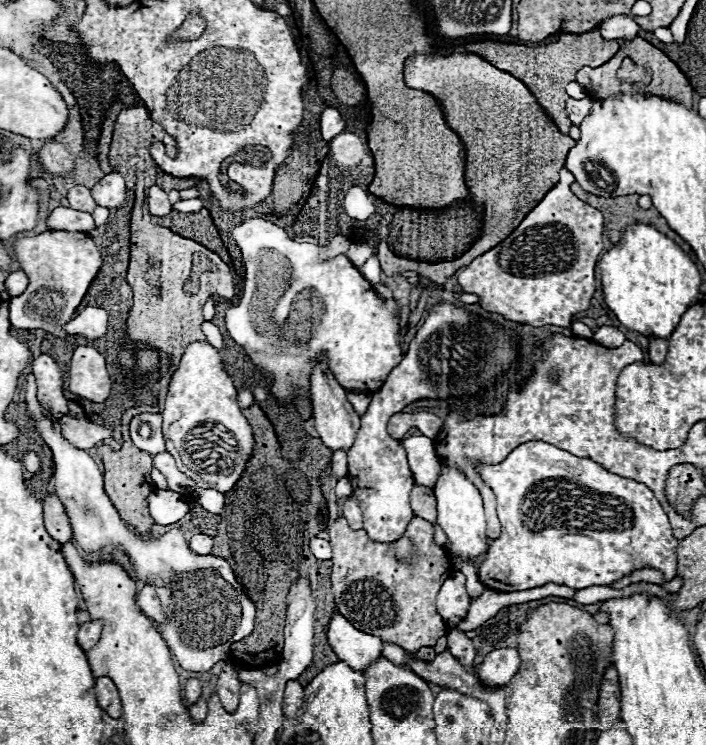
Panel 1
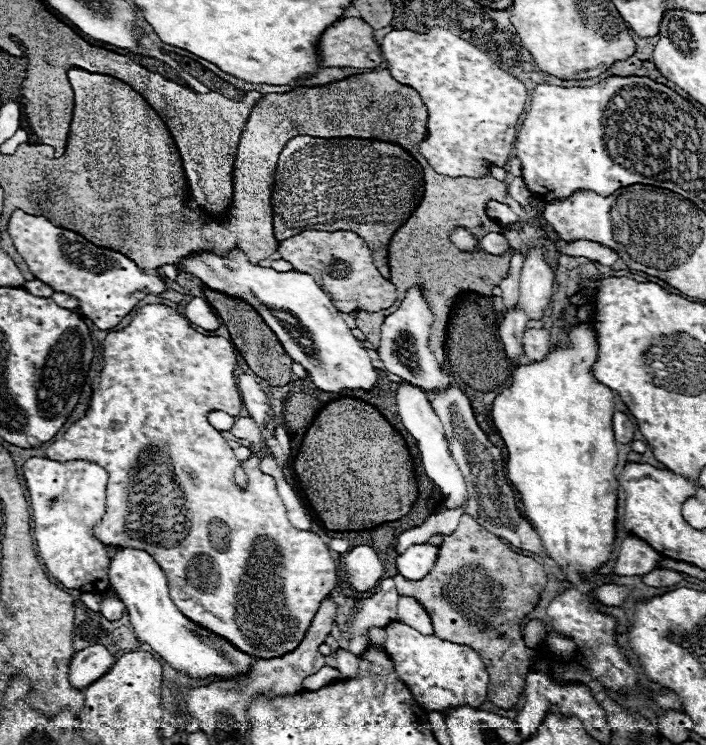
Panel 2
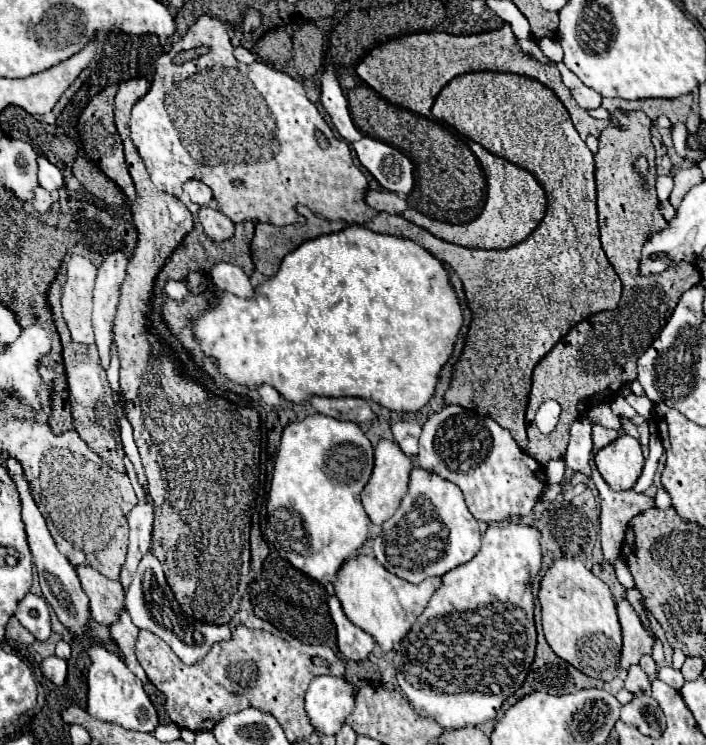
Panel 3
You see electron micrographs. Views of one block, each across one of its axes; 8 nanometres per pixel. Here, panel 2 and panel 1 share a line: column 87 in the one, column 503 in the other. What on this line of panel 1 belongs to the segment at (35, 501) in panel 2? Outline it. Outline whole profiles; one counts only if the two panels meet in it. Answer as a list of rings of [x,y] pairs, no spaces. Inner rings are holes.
[[[536,440],[534,442],[524,442],[518,448],[514,448],[508,454],[508,458],[504,462],[500,462],[500,464],[478,466],[478,472],[480,472],[482,480],[494,490],[494,494],[498,498],[498,518],[500,518],[500,528],[502,528],[500,538],[496,538],[496,540],[490,542],[490,546],[488,546],[488,550],[486,550],[480,566],[478,566],[478,578],[480,578],[480,582],[484,586],[488,586],[492,590],[498,590],[498,592],[518,592],[518,590],[540,588],[540,586],[552,582],[552,584],[564,584],[564,586],[582,590],[582,588],[590,588],[590,586],[606,586],[606,584],[610,584],[614,580],[620,580],[626,574],[632,574],[634,570],[640,570],[640,568],[658,568],[658,570],[662,570],[662,574],[664,574],[666,580],[672,580],[676,576],[678,538],[674,538],[670,522],[668,522],[668,516],[664,514],[664,510],[658,504],[656,496],[642,482],[620,478],[620,476],[616,476],[612,472],[606,472],[602,466],[594,464],[592,460],[576,458],[576,456],[572,456],[568,452],[562,452],[560,448],[554,448],[552,444],[536,442]]]

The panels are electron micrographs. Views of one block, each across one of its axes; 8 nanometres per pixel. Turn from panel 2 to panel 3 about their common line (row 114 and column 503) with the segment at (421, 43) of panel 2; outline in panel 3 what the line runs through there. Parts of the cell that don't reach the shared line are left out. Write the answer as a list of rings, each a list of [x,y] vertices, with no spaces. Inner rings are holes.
[[[446,406],[426,420],[416,462],[420,468],[436,472],[444,480],[456,484],[472,516],[482,522],[526,516],[544,490],[542,466],[518,448],[510,432],[492,418],[478,418],[476,412],[462,406]]]

